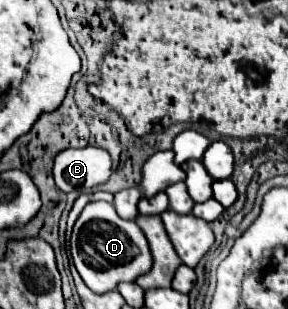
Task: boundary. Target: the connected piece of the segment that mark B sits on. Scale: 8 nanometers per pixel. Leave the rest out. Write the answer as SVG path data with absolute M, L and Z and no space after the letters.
M100 147L66 149L56 155L54 181L64 191L90 191L112 173L110 153Z

